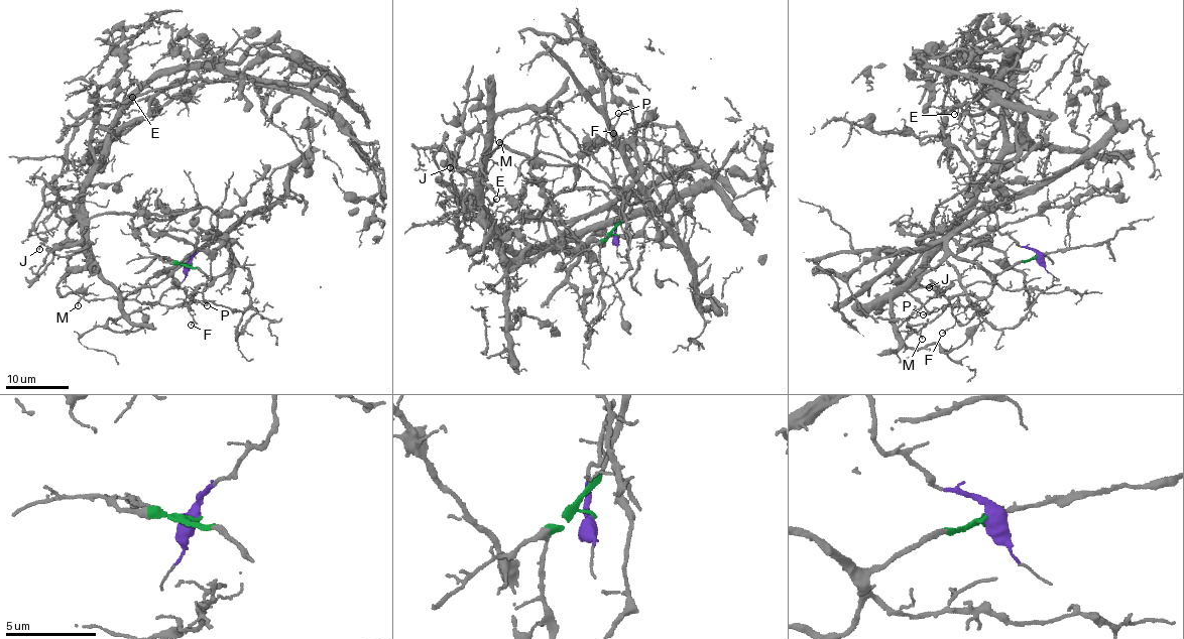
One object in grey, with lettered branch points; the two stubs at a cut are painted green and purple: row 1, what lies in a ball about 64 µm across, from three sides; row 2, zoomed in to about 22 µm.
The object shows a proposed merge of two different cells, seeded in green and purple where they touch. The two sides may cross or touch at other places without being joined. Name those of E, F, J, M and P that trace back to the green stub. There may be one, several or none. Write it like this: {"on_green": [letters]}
{"on_green": ["F", "M", "P"]}

